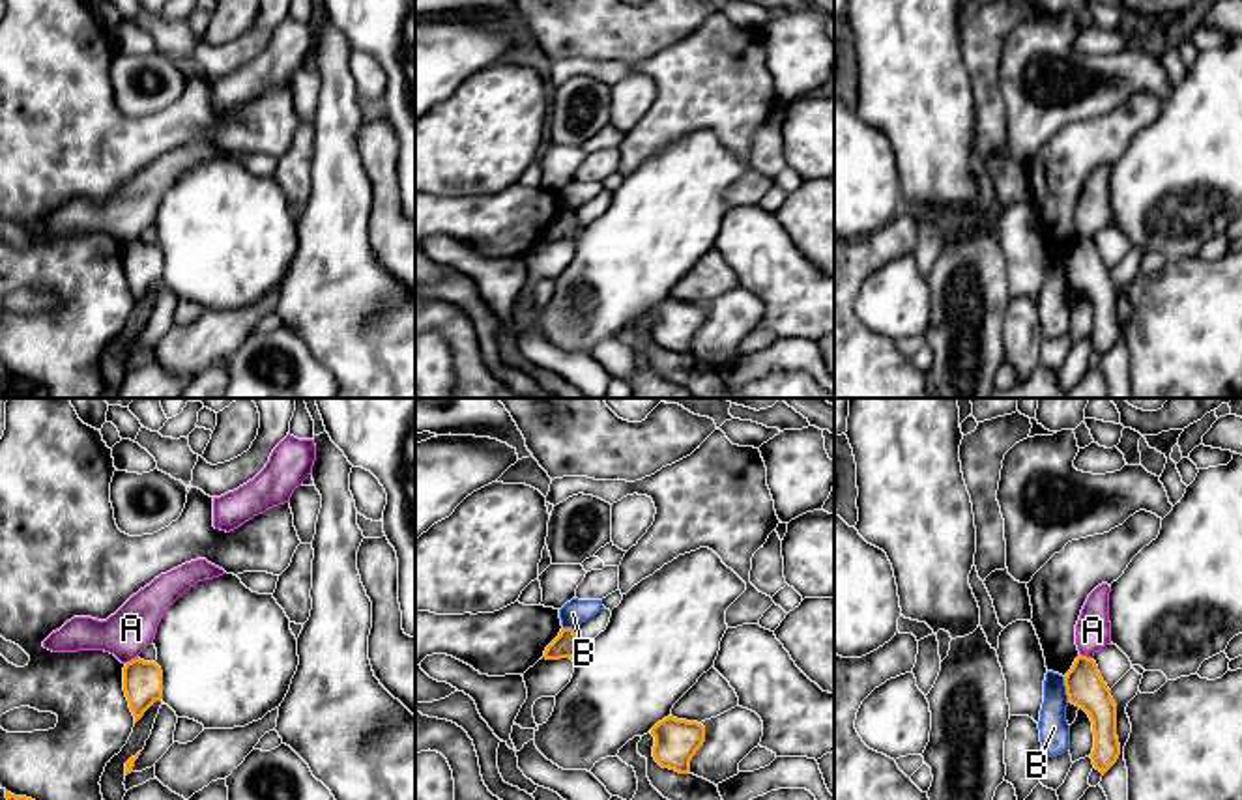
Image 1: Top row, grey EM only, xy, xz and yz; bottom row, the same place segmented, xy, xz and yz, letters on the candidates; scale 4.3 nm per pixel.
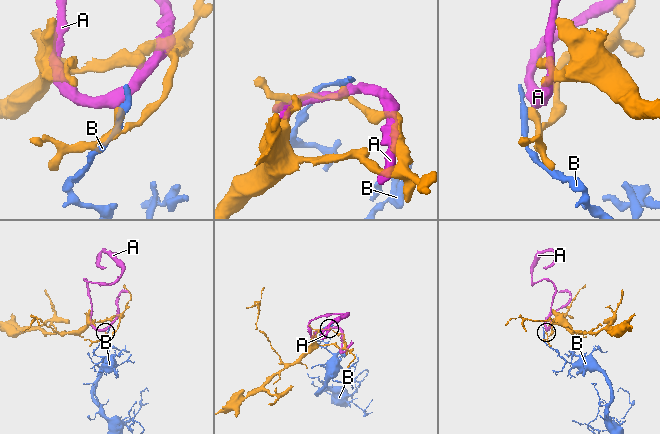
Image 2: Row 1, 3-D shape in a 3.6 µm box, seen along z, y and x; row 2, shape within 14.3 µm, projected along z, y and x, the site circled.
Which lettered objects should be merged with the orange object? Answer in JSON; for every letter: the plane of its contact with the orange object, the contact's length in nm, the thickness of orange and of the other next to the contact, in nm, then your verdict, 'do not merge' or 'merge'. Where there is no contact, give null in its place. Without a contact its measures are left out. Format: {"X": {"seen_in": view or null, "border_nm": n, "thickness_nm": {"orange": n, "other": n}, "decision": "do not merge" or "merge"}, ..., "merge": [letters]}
{"A": {"seen_in": "xy", "border_nm": 70, "thickness_nm": {"orange": 180, "other": 200}, "decision": "do not merge"}, "B": {"seen_in": "yz", "border_nm": 110, "thickness_nm": {"orange": 170, "other": 130}, "decision": "do not merge"}, "merge": []}

